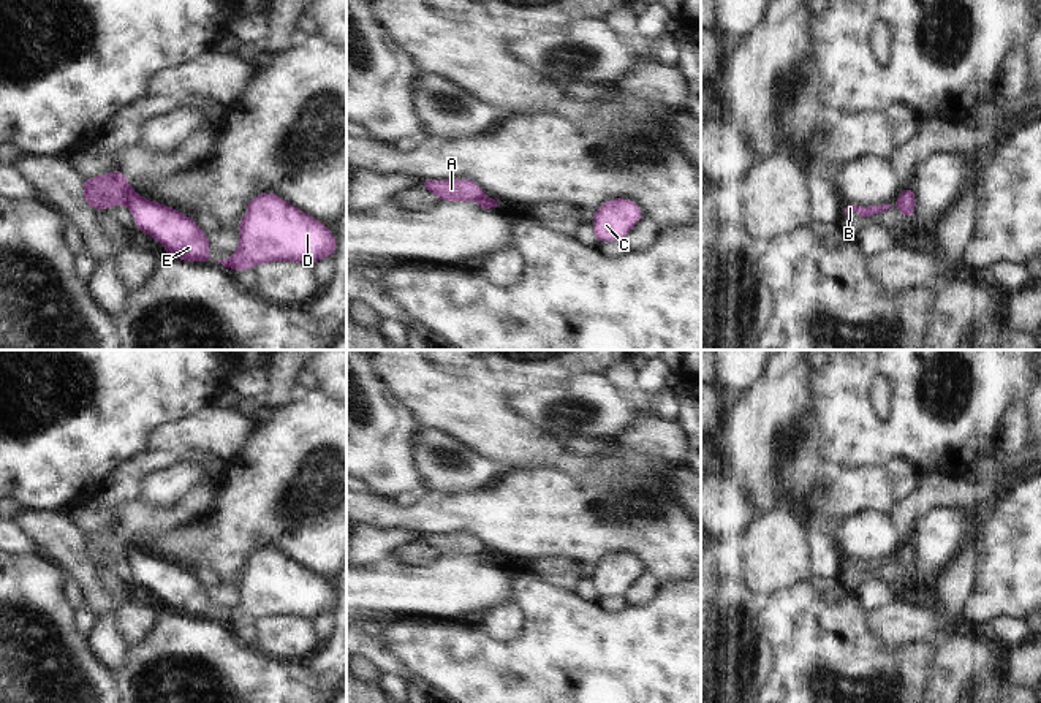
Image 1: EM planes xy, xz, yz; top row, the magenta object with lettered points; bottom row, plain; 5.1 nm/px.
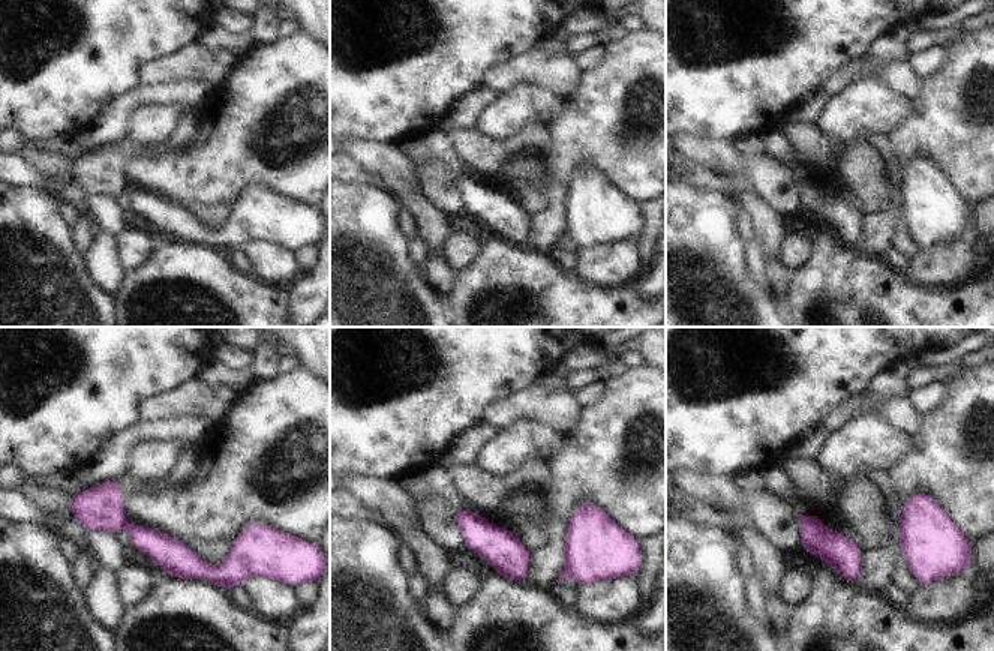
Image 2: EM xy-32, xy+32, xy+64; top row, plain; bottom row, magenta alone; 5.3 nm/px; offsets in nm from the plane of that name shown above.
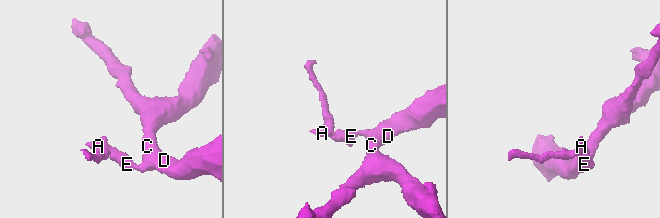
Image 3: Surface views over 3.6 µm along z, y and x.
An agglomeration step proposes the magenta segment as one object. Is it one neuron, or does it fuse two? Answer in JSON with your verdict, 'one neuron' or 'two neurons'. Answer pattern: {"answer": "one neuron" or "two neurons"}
{"answer": "two neurons"}

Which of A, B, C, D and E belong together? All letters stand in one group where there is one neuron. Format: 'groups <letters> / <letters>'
groups A B / C D E

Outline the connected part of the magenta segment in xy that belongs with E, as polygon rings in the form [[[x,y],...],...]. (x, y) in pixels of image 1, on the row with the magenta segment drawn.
[[[133,188],[128,192],[127,203],[134,220],[133,226],[161,244],[166,255],[204,264],[210,260],[209,236],[196,225],[193,217],[147,200]]]

